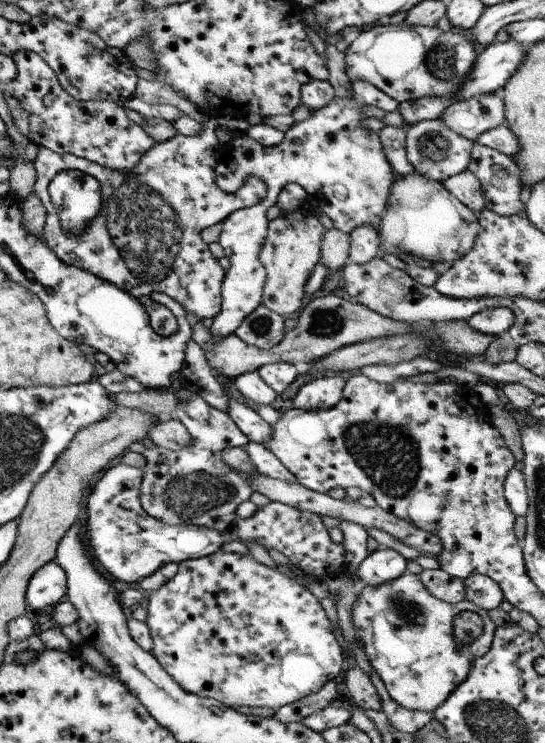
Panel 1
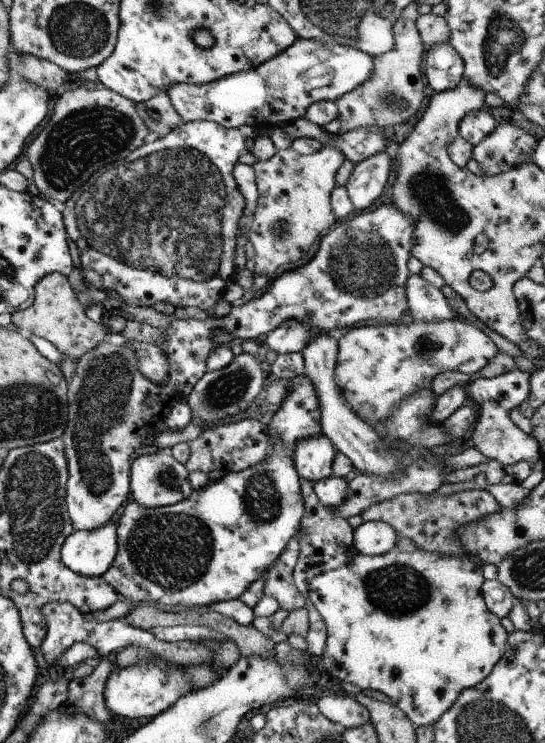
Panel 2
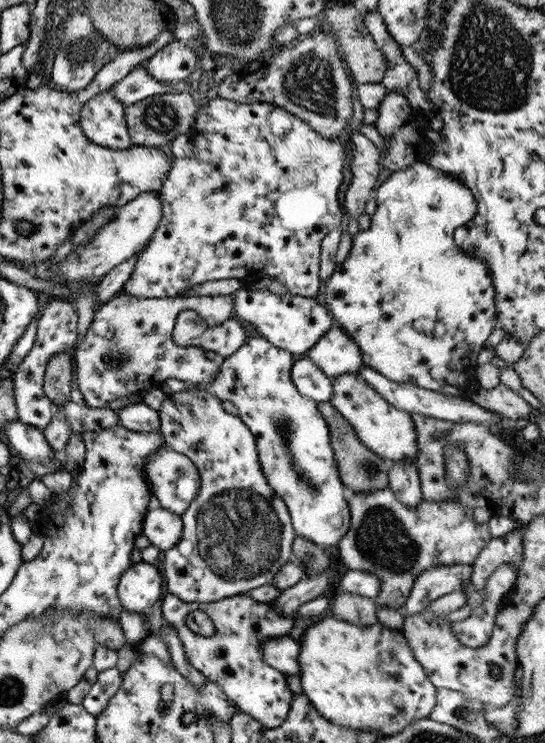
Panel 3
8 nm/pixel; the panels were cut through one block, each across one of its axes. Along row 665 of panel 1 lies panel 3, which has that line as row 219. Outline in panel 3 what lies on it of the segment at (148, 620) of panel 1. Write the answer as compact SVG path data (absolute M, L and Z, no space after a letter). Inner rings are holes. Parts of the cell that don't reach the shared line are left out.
M215 97L198 102L195 111L193 126L187 133L193 142L193 153L190 157L171 158L169 171L161 188L157 191L161 202L161 219L151 235L151 239L139 254L136 255L135 264L129 279L123 284L120 294L127 294L135 298L173 298L178 293L195 284L202 284L207 280L242 279L251 276L259 281L263 277L273 278L284 286L286 294L304 298L318 297L321 284L319 283L319 246L321 238L335 228L339 228L342 218L345 217L343 208L339 207L339 186L343 182L343 158L345 148L338 140L325 139L319 133L299 119L299 117L277 107L271 103L261 101L238 103L235 101Z

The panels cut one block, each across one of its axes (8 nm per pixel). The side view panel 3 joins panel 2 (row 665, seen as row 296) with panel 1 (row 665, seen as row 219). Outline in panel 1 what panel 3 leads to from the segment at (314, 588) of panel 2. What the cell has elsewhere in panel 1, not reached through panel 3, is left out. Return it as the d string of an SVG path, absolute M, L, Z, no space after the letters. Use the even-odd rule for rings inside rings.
M408 571L381 586L358 585L357 602L350 615L354 638L391 700L419 712L433 712L443 704L449 693L465 680L471 662L489 650L495 630L487 610L465 599L453 604L439 600L425 590L418 575ZM463 610L478 614L483 628L469 644L455 646L453 618Z

